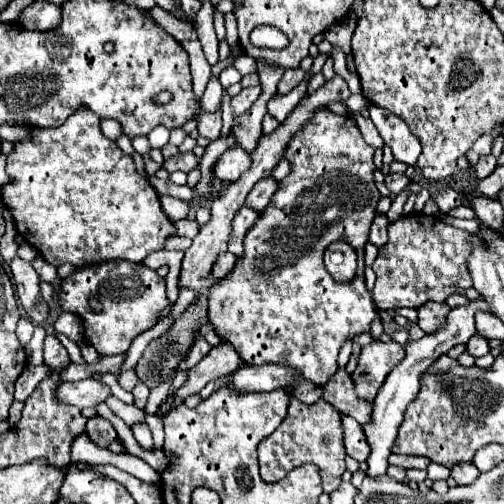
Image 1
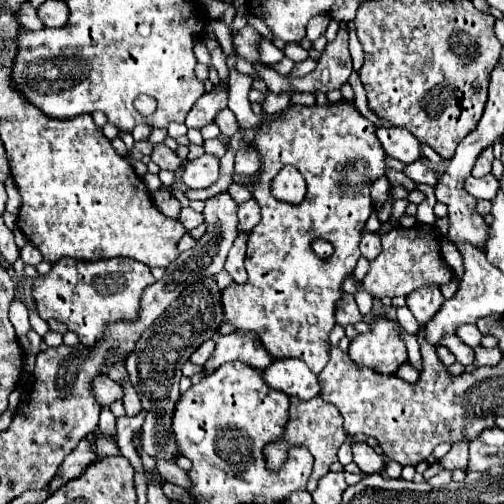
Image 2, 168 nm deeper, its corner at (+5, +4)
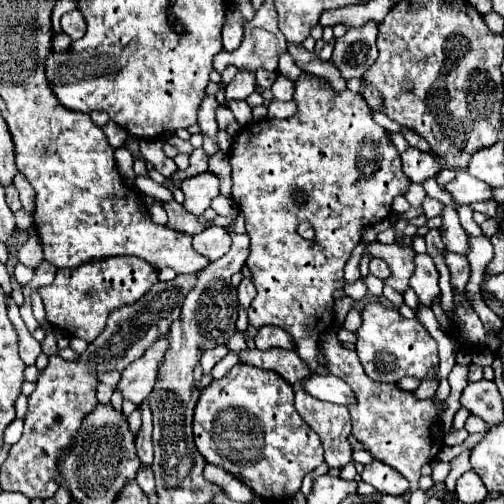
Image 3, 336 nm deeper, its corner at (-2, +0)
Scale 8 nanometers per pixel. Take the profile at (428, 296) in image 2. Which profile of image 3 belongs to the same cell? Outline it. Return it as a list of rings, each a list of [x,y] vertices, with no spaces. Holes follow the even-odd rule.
[[[430,254],[416,256],[416,270],[410,278],[410,286],[416,292],[420,304],[432,306],[440,300],[440,286],[438,286],[438,270],[432,262]]]

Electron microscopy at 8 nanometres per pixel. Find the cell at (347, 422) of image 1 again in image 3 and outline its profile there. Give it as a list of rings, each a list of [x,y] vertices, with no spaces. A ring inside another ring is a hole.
[[[372,460],[370,464],[364,466],[362,470],[362,480],[372,484],[378,492],[382,494],[392,494],[392,496],[400,496],[406,490],[410,490],[410,482],[400,478],[400,474],[396,474],[396,470]]]

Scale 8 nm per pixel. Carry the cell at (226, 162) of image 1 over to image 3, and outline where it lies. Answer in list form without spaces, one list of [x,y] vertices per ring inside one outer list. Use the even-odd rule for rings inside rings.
[[[206,170],[202,174],[186,178],[182,182],[182,192],[186,196],[184,208],[194,216],[200,216],[210,206],[210,200],[220,194],[220,180],[214,172]]]

